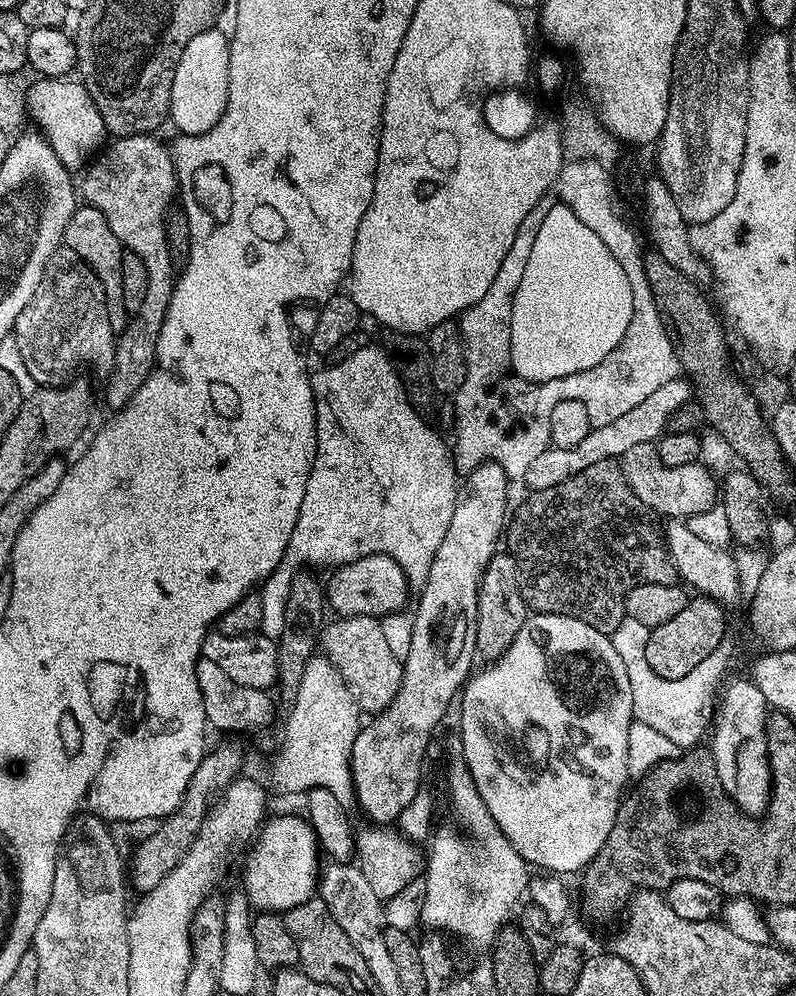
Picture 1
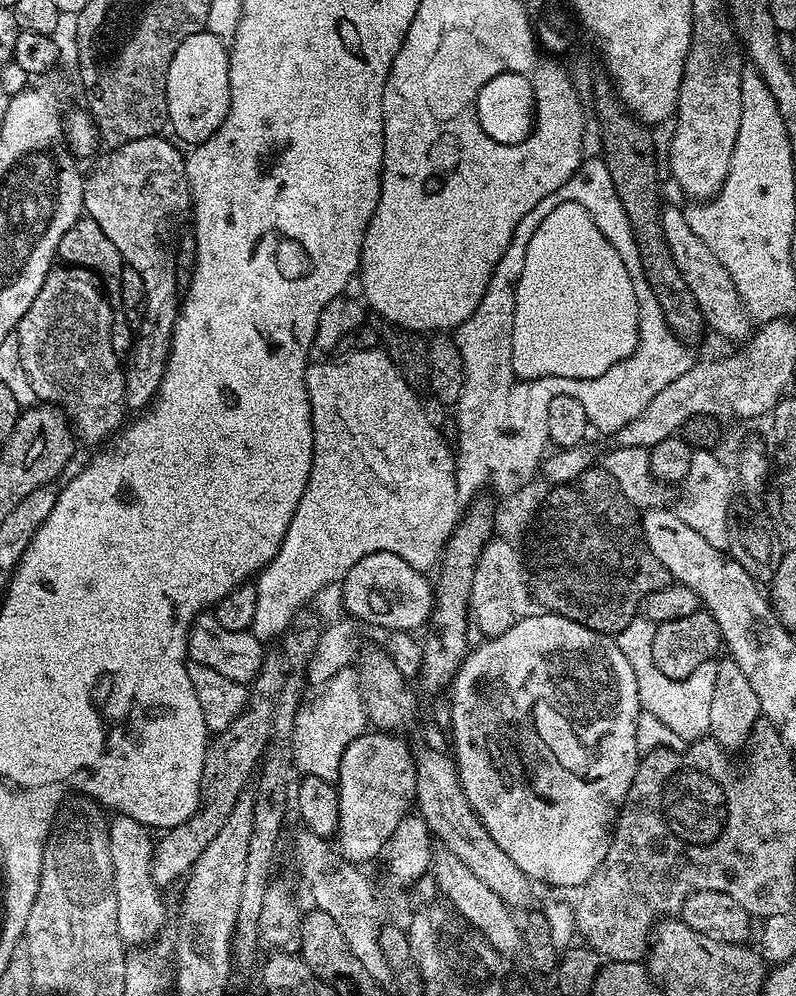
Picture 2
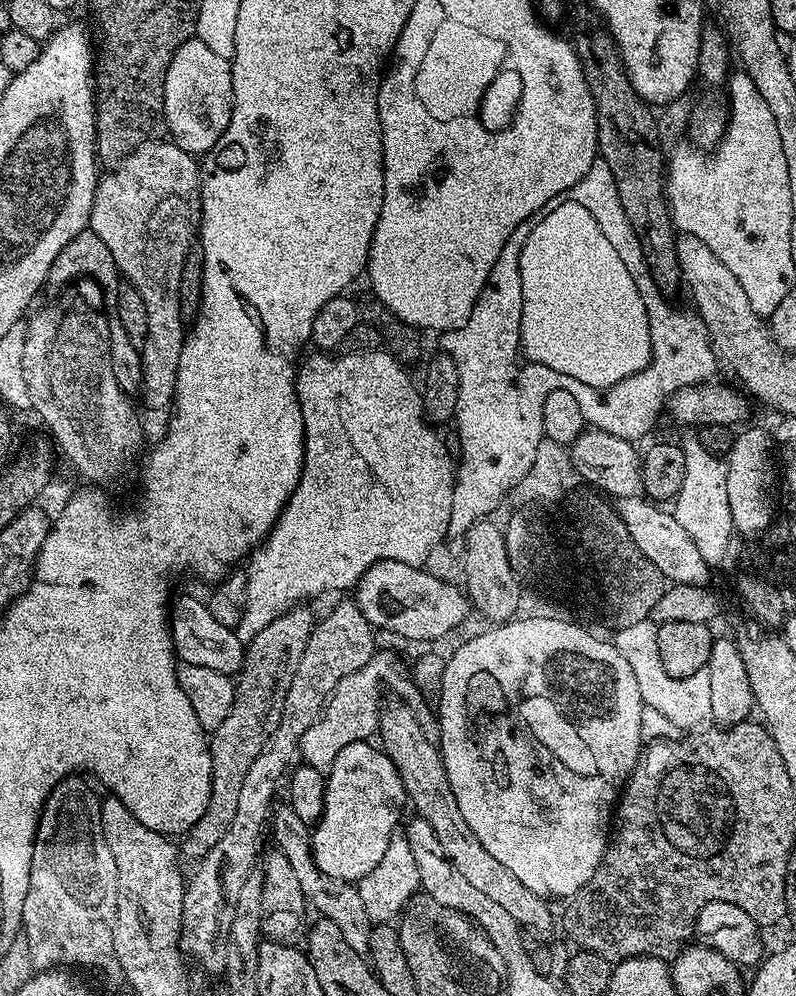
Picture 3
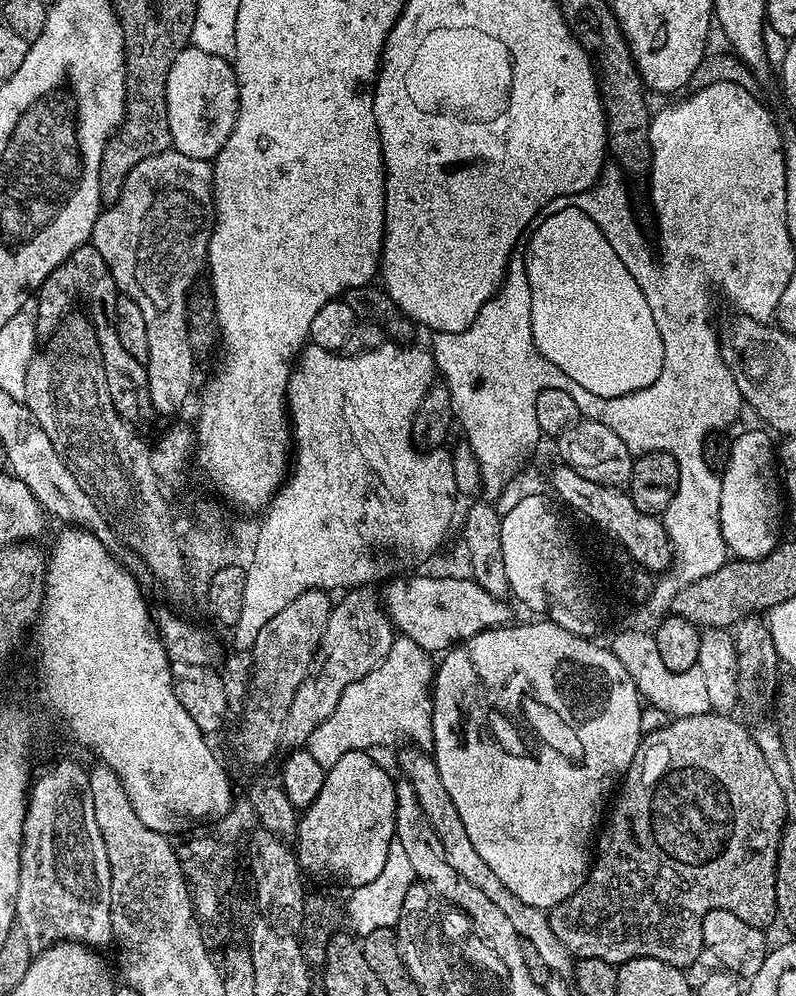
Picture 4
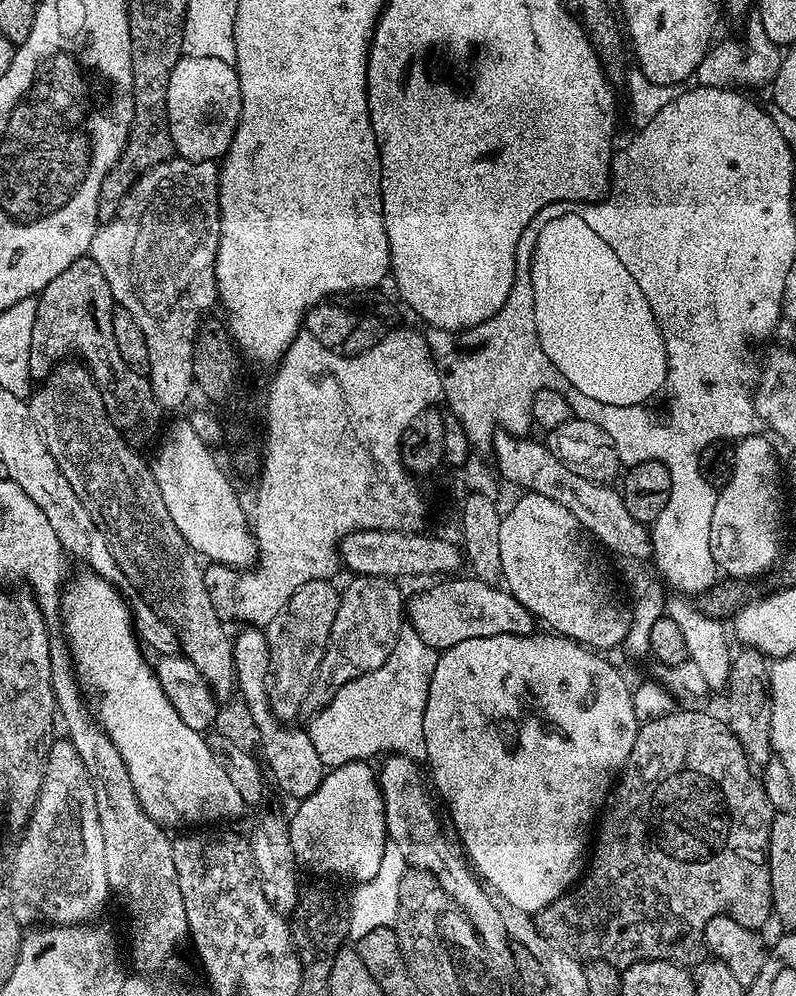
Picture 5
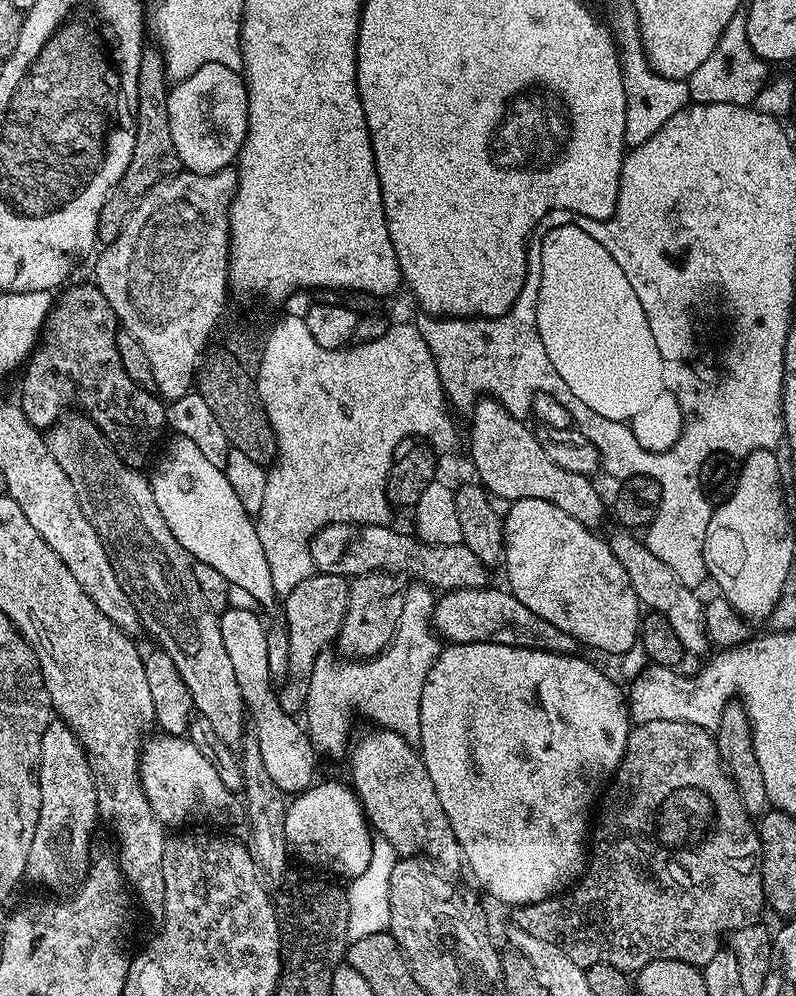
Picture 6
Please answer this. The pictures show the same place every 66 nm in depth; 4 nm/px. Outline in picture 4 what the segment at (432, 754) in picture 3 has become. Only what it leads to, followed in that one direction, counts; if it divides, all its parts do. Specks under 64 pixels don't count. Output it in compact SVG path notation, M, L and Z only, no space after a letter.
M408 746L400 756L400 768L404 771L403 779L414 788L414 794L418 794L418 806L422 806L426 818L430 818L430 826L434 826L434 834L438 834L438 842L442 842L442 850L446 850L446 862L450 862L450 866L454 866L454 870L458 870L458 874L462 874L462 878L470 882L470 886L478 886L478 890L482 890L482 894L486 894L486 898L490 898L494 906L504 908L502 914L518 930L521 941L538 950L538 958L542 958L544 967L549 973L552 972L560 978L567 977L574 967L574 960L564 956L566 946L558 942L548 921L549 913L542 908L526 906L517 896L510 894L510 890L502 886L498 874L494 874L494 870L490 870L486 862L482 862L478 850L474 850L474 845L466 835L466 826L462 826L462 818L458 818L458 809L454 806L446 786L442 786L442 778L438 778L436 761L427 751Z

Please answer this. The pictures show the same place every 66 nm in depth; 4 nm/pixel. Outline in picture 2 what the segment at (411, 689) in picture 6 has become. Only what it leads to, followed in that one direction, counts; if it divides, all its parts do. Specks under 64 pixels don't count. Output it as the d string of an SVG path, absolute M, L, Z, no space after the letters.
M351 667L343 668L338 674L334 674L328 680L328 683L323 685L321 692L324 693L313 704L305 703L296 713L296 725L292 731L293 762L297 773L335 781L336 774L340 771L342 754L346 750L346 746L350 746L350 742L354 742L354 738L363 736L369 727L368 715L364 712L364 703L360 697L358 680Z

